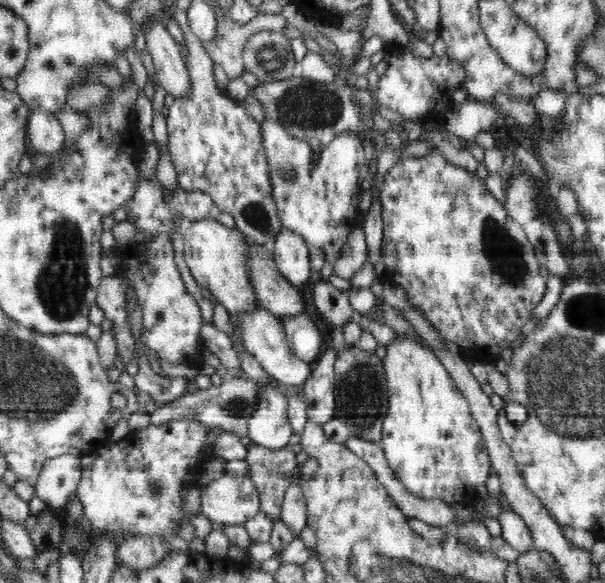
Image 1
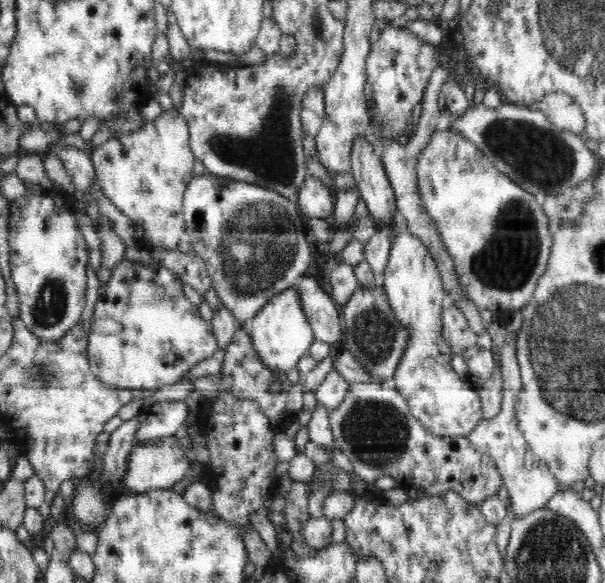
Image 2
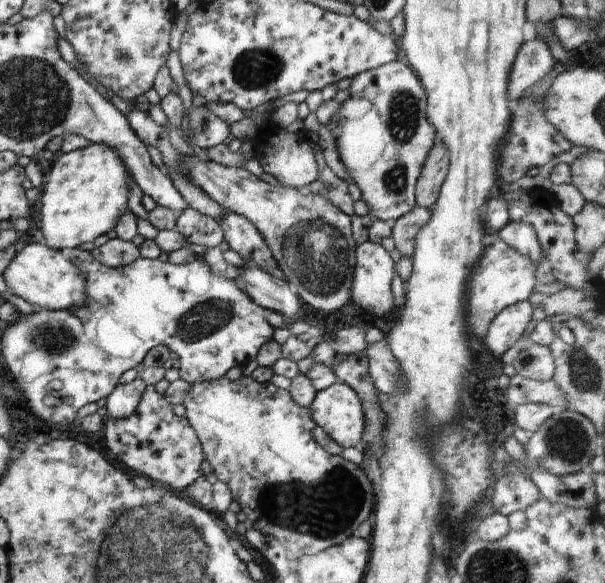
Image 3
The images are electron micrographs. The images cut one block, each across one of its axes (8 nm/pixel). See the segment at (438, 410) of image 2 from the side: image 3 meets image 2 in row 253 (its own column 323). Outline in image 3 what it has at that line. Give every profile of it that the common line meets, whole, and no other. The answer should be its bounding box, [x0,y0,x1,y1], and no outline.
[310,382,366,449]

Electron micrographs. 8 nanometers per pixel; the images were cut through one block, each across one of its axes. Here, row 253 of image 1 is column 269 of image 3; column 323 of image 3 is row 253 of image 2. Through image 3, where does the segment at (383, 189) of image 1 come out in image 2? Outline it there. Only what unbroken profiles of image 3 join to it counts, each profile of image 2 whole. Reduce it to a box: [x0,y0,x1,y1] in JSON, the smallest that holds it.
[415,128,555,319]

